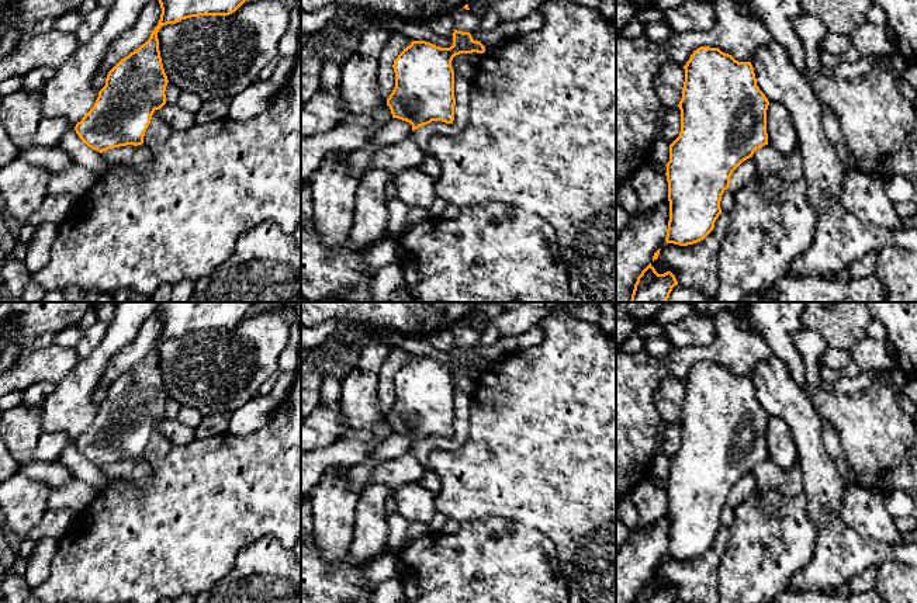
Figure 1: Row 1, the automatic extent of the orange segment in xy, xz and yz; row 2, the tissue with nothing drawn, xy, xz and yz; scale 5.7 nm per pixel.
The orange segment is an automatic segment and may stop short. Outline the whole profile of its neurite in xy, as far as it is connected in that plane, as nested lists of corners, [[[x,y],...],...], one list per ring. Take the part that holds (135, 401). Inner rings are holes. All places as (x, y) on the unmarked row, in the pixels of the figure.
[[[156,302],[156,313],[162,323],[158,340],[143,360],[108,387],[105,401],[98,406],[93,423],[75,441],[79,453],[100,468],[120,461],[142,460],[153,427],[166,419],[165,406],[169,395],[159,365],[159,344],[191,332],[229,330],[260,306],[263,302]]]

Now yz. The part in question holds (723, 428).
[[[698,363],[684,384],[685,396],[682,413],[678,419],[681,424],[681,447],[669,460],[669,476],[665,479],[669,516],[665,557],[679,561],[698,558],[713,545],[714,537],[722,529],[722,510],[730,500],[733,486],[744,475],[752,472],[757,464],[768,460],[767,424],[769,420],[768,413],[757,401],[751,377],[738,377],[719,363]]]

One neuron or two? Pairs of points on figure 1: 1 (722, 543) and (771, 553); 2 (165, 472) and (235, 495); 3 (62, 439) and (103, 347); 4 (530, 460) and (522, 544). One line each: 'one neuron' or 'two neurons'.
1: two neurons
2: one neuron
3: two neurons
4: two neurons

